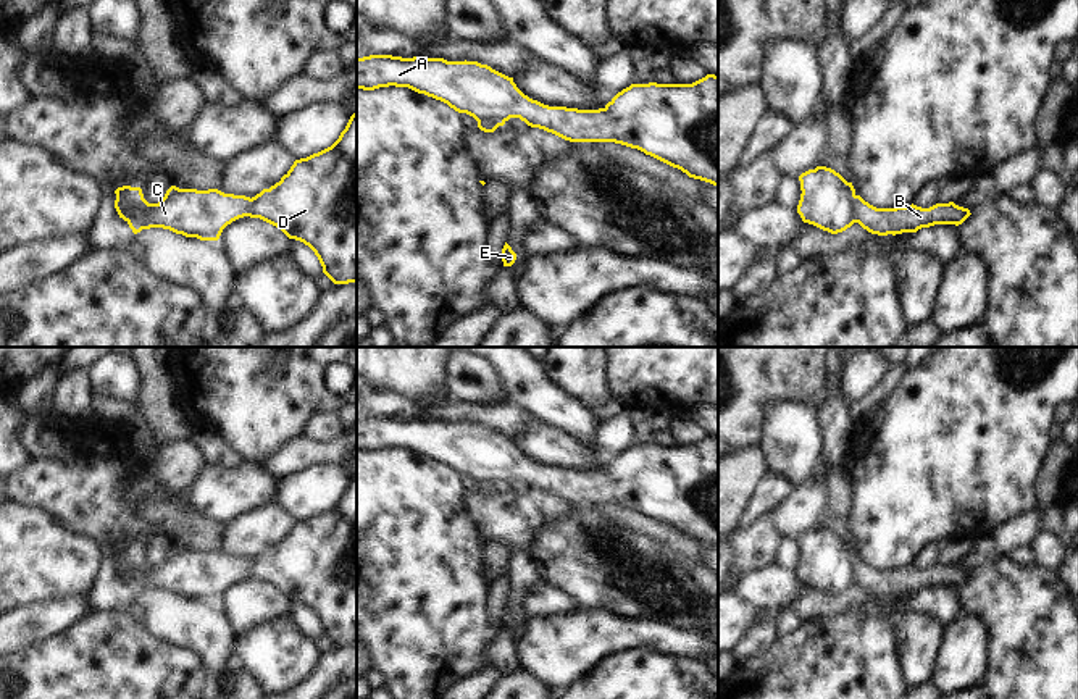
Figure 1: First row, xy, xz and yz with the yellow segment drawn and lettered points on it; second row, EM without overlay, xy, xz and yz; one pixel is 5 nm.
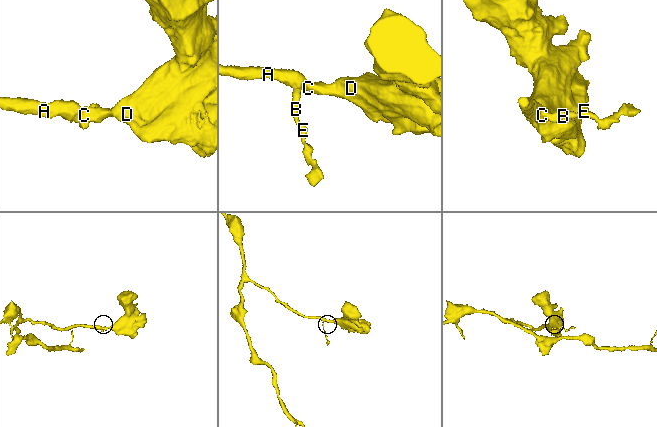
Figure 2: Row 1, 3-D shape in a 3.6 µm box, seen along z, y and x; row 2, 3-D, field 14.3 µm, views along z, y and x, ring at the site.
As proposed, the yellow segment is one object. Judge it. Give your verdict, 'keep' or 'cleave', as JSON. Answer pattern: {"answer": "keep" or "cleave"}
{"answer": "cleave"}

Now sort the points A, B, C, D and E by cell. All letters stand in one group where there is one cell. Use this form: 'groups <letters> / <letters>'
groups A C D / B E

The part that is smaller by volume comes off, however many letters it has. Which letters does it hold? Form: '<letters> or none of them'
B, E

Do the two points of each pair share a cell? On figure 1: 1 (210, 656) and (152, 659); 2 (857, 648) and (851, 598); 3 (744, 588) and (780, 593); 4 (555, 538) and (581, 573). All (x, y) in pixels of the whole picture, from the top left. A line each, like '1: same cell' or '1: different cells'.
1: different cells
2: different cells
3: same cell
4: same cell

